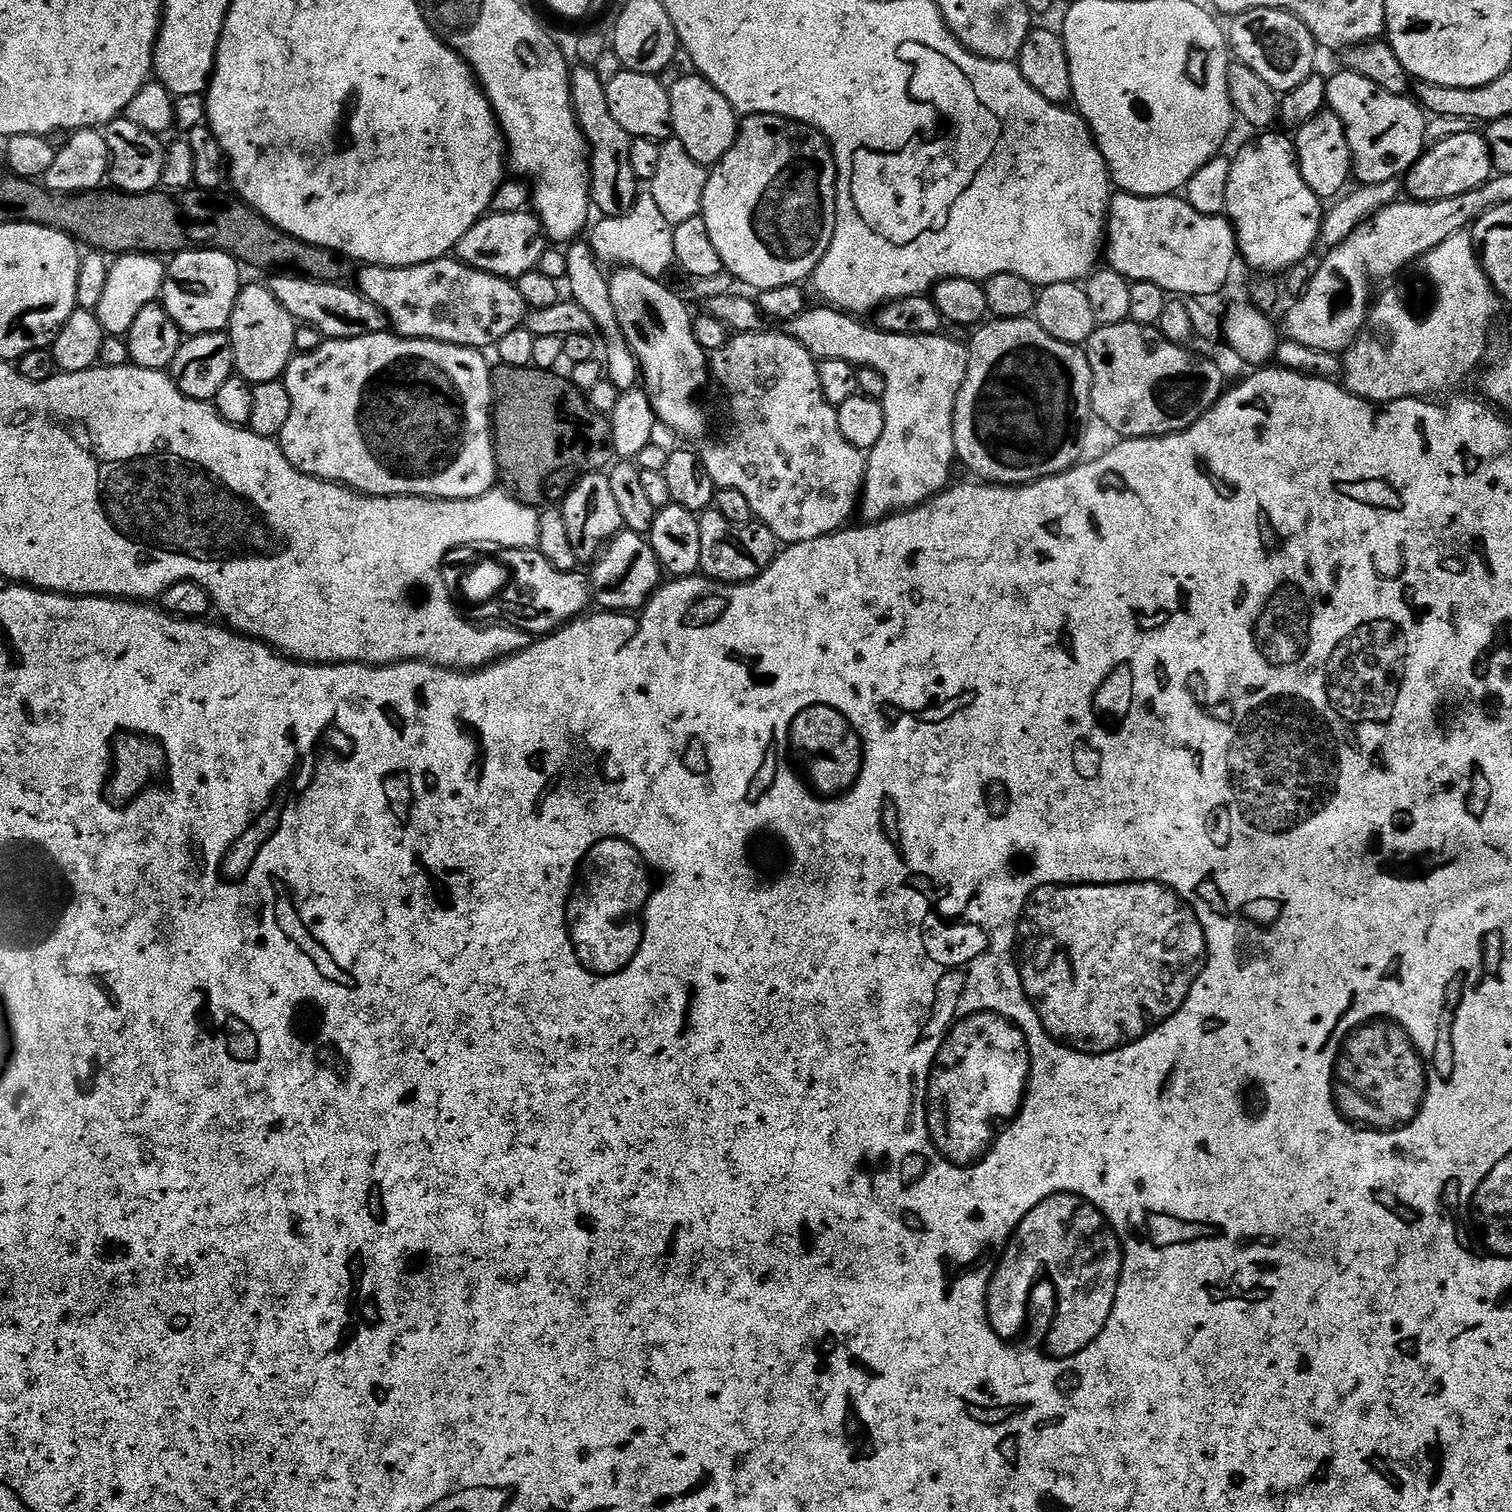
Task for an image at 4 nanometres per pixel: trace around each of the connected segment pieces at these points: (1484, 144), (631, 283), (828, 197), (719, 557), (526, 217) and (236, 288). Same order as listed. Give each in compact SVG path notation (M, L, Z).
M1473 130L1466 134L1454 134L1445 140L1435 141L1420 157L1420 161L1406 173L1408 192L1413 201L1445 200L1461 196L1475 188L1480 188L1494 175L1492 151L1487 139Z
M617 267L611 273L608 285L610 302L614 302L614 314L618 314L618 322L624 331L624 337L628 340L628 346L640 362L642 384L648 393L652 409L656 412L657 421L680 436L706 435L708 416L704 413L703 406L696 401L696 395L703 390L704 383L709 383L710 360L692 332L693 313L688 313L687 306L664 285L664 282L640 273L638 269Z
M746 116L736 137L736 145L722 157L708 172L708 185L705 196L701 200L701 213L706 222L706 230L710 230L710 242L714 242L714 250L718 250L718 258L722 258L727 275L737 276L744 284L755 290L777 288L787 284L800 284L807 281L815 272L818 262L830 250L830 242L834 238L836 225L836 159L832 156L832 146L815 128L799 124L797 120L788 120L785 116Z
M715 510L699 513L700 533L702 534L702 558L700 572L709 580L719 580L722 584L743 584L756 576L761 576L778 555L778 541L769 528L759 522L733 526L722 518L722 514Z
M535 211L492 212L479 220L462 238L455 255L461 264L469 264L483 272L505 278L519 278L522 274L539 269L540 259L546 250L546 233Z
M216 248L181 252L171 260L166 268L162 303L181 333L200 336L204 332L225 331L231 325L232 311L242 287L238 261Z

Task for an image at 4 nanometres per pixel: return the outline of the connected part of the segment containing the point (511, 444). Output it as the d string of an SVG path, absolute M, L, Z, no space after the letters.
M500 366L492 373L492 435L496 449L498 480L521 503L529 504L537 510L559 505L580 479L607 469L614 456L610 447L612 425L609 417L605 413L603 416L602 413L595 412L584 397L587 395L577 388L567 375L559 376L558 373L556 370L545 370L535 366Z

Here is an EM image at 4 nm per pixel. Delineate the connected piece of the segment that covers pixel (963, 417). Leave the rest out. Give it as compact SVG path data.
M999 318L989 319L987 322L981 323L979 327L972 333L972 341L967 341L966 347L968 349L968 369L966 370L966 378L962 382L962 390L956 399L954 406L954 446L956 447L956 460L959 463L964 463L970 471L973 472L973 477L979 478L981 481L990 484L999 484L1001 486L1019 486L1021 484L1033 484L1035 480L1041 480L1047 476L1057 476L1060 472L1066 472L1070 468L1075 468L1077 464L1081 463L1082 455L1080 456L1080 439L1084 436L1084 427L1088 424L1088 419L1093 419L1094 413L1092 411L1092 371L1090 370L1090 362L1088 361L1088 353L1083 347L1067 344L1066 342L1058 342L1058 338L1050 338L1050 334L1046 334L1046 330L1042 330L1042 326L1036 324L1035 319L1025 318L1022 320L1001 320Z

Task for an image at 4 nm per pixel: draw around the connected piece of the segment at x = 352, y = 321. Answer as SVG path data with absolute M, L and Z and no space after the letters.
M276 274L280 276L276 276L272 281L267 281L267 288L271 290L274 294L274 298L278 298L278 302L281 306L289 312L292 316L293 320L299 322L301 325L304 324L313 324L314 327L317 328L318 331L321 332L321 337L330 339L330 340L345 340L346 338L358 338L359 336L365 336L366 334L374 334L375 332L387 332L389 331L390 325L388 322L388 315L378 306L374 306L374 302L370 302L370 298L366 298L361 294L355 287L352 288L343 288L345 285L343 283L337 282L334 284L321 284L318 280L310 280L306 276L302 276L299 274Z

